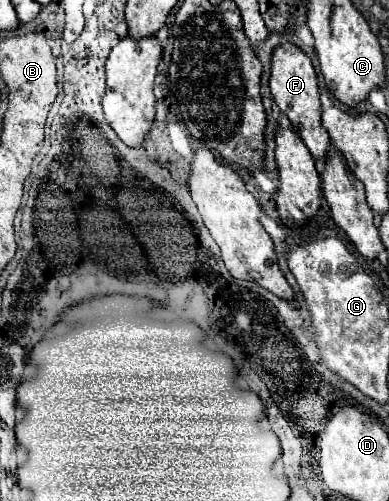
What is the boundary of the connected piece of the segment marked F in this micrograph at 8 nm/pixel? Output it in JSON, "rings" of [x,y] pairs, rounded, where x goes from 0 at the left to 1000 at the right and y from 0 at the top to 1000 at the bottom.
{"rings":[[[728,86],[702,98],[697,110],[697,154],[692,154],[692,178],[717,210],[717,218],[743,234],[753,246],[753,257],[769,265],[789,297],[805,313],[835,313],[846,301],[846,269],[825,250],[825,206],[820,206],[820,170],[815,150],[805,142],[799,118],[753,86]]]}

